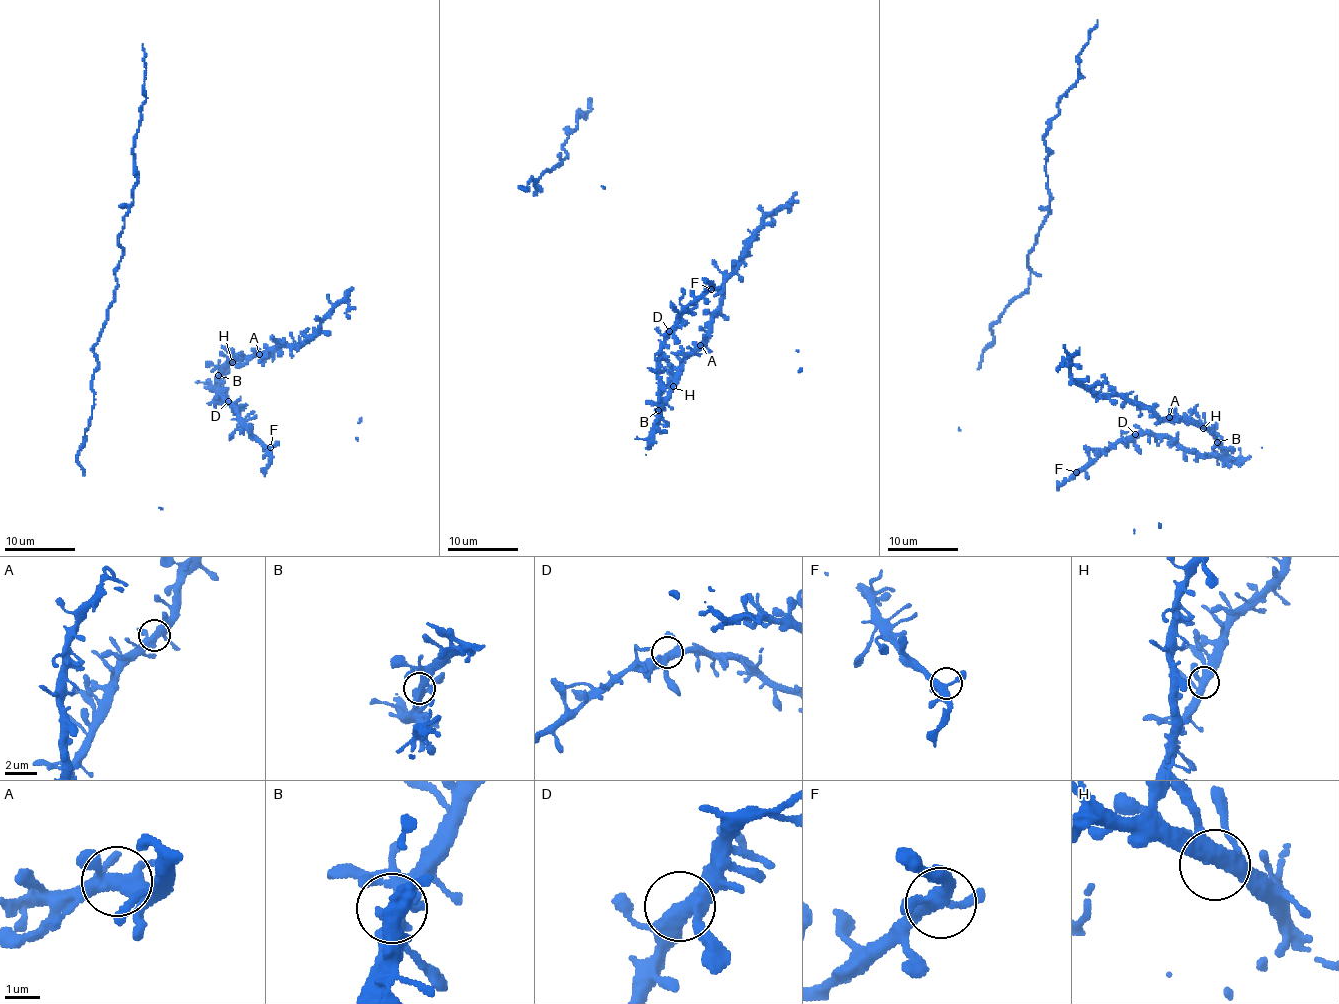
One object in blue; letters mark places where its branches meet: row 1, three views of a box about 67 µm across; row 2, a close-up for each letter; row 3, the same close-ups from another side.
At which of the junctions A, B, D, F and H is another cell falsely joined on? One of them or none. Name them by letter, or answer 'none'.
none

